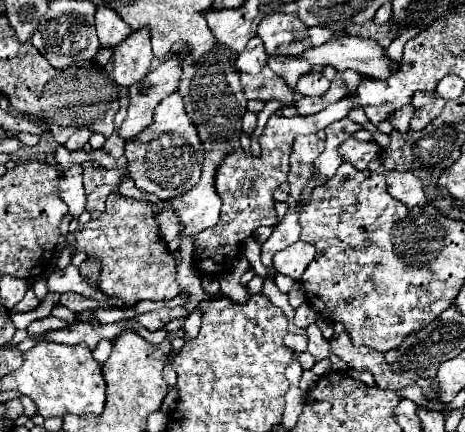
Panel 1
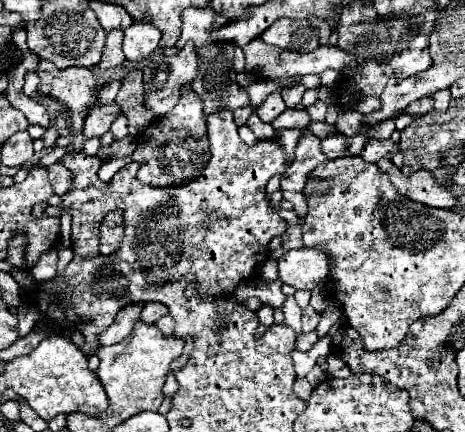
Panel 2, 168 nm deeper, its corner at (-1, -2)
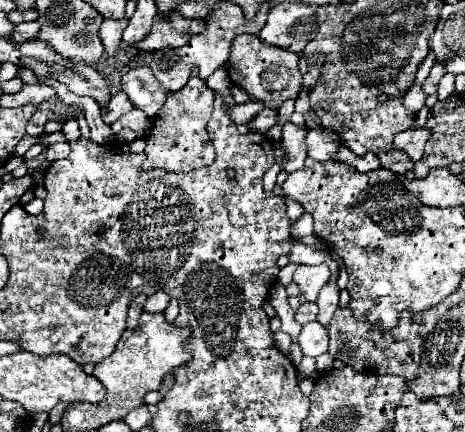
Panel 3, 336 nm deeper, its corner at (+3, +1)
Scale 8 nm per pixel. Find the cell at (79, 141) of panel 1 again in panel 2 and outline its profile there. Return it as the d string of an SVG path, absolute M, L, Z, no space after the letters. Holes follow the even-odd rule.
M110 103L110 105L94 105L90 107L86 119L84 119L84 137L94 137L94 135L104 135L110 131L110 125L116 121L116 117L122 113L120 105Z

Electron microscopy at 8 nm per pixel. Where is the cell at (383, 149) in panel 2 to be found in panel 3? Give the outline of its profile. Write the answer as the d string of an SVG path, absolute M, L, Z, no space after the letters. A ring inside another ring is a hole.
M410 128L406 132L400 132L394 136L394 148L402 150L410 156L412 162L418 162L424 154L424 144L430 138L430 130L428 128Z

